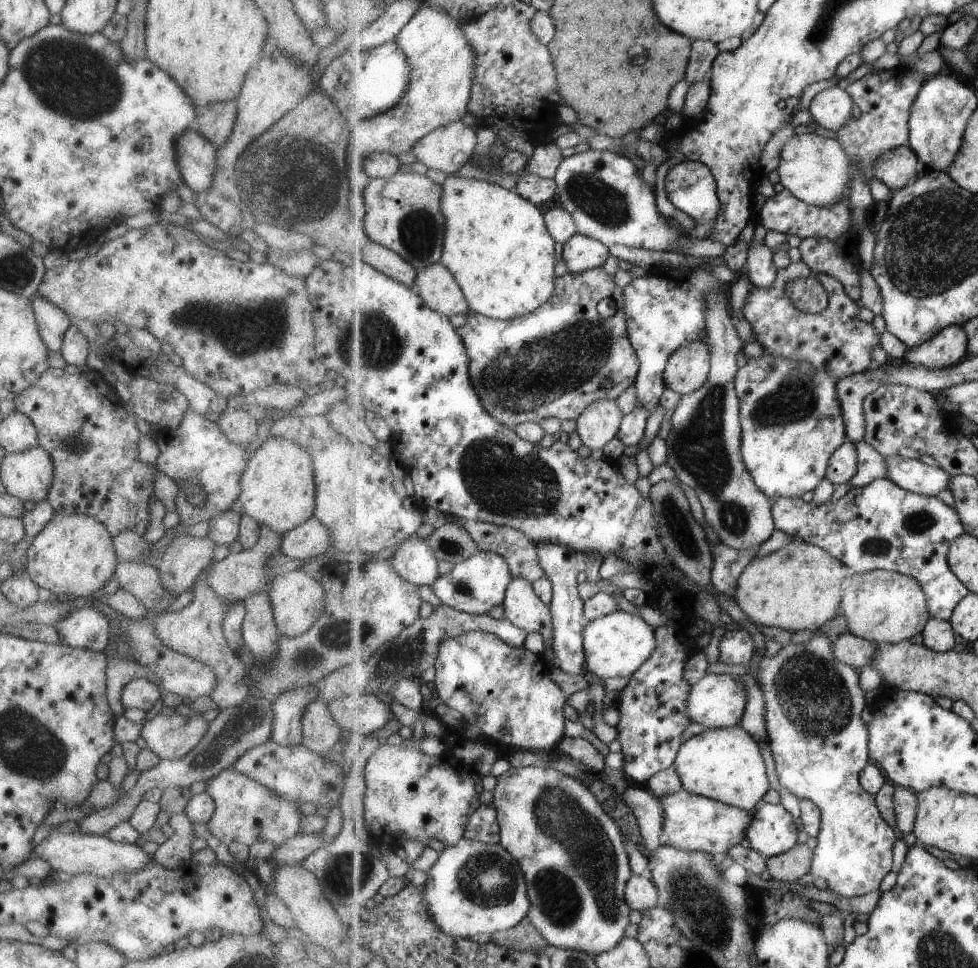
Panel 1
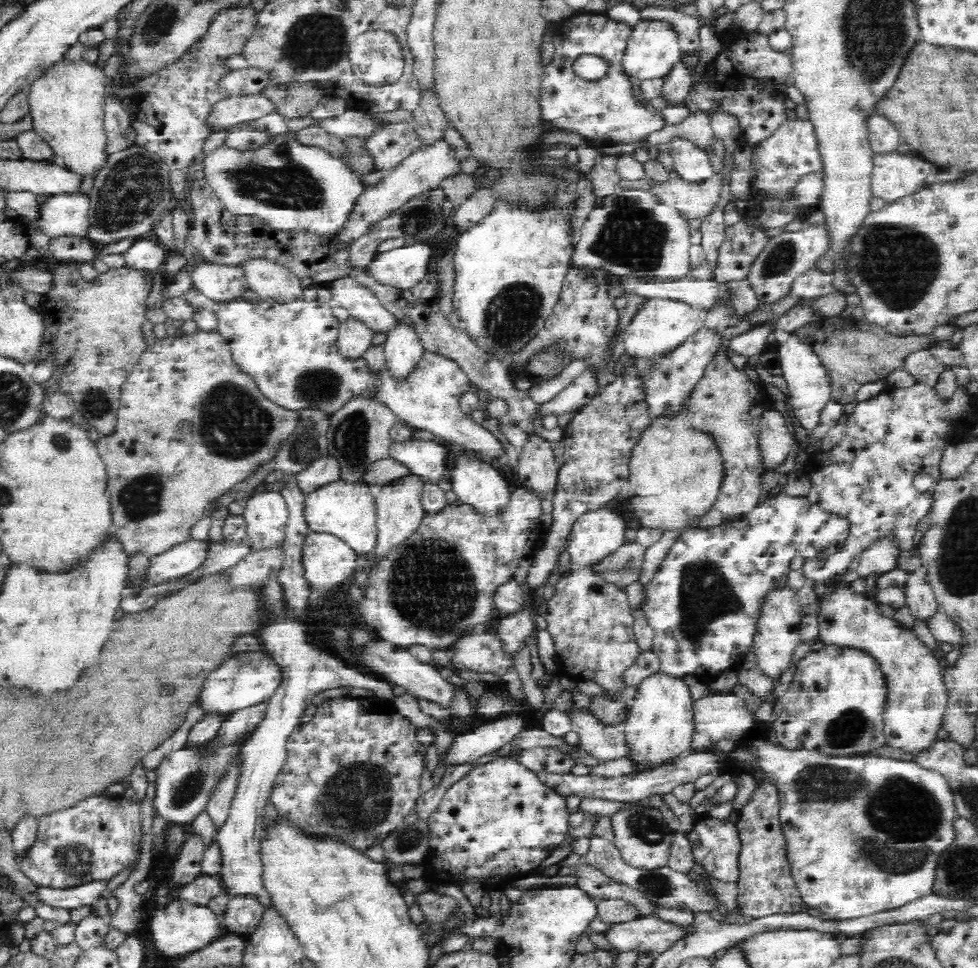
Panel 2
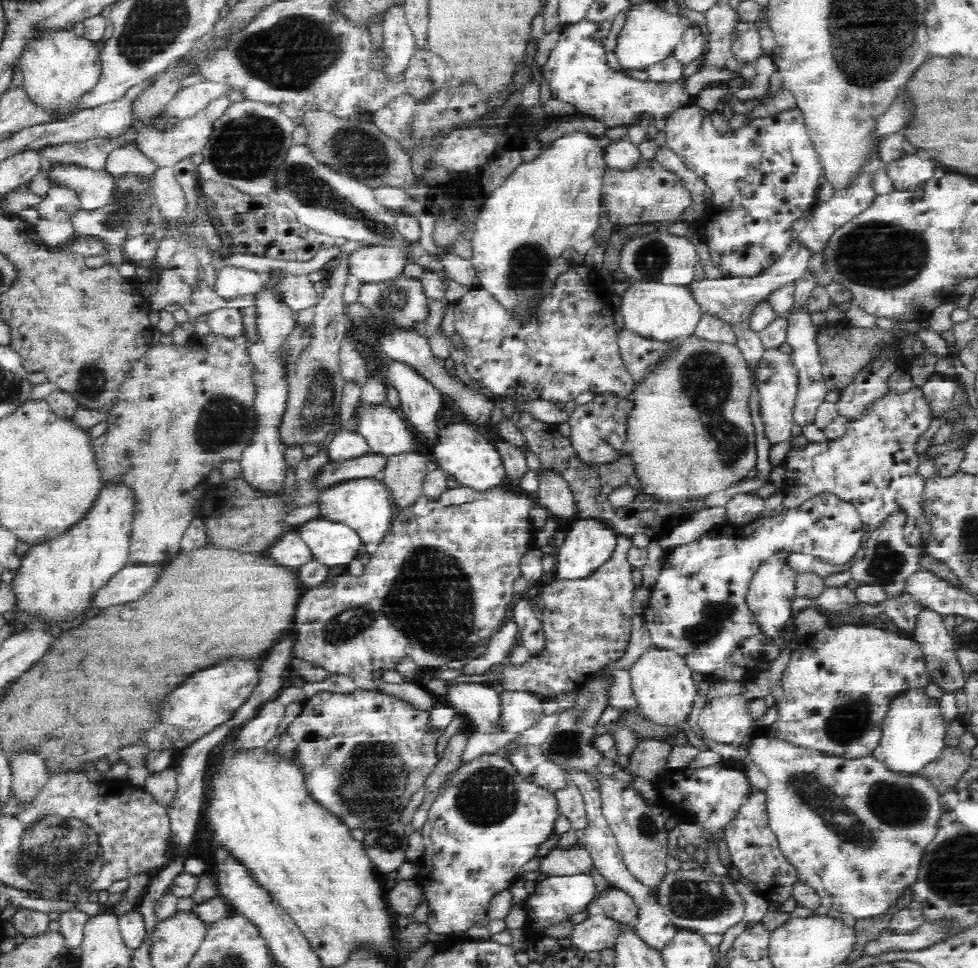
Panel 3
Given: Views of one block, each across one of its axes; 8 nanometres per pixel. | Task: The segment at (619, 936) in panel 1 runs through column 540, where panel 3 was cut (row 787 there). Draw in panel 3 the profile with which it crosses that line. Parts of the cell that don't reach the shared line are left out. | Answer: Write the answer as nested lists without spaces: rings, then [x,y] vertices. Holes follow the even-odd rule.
[[[766,732],[756,736],[749,746],[747,759],[753,761],[760,772],[768,778],[769,783],[765,789],[767,798],[767,815],[769,825],[778,839],[778,845],[782,853],[797,871],[797,876],[806,881],[808,885],[814,887],[814,891],[820,895],[822,906],[827,910],[838,910],[841,913],[852,914],[856,920],[871,919],[874,916],[884,913],[892,906],[916,880],[920,858],[923,850],[930,844],[936,832],[936,820],[940,816],[939,795],[930,788],[930,785],[918,773],[917,774],[896,774],[886,770],[886,767],[878,762],[872,755],[854,760],[844,760],[826,755],[818,750],[805,749],[794,746],[789,742],[778,740]]]

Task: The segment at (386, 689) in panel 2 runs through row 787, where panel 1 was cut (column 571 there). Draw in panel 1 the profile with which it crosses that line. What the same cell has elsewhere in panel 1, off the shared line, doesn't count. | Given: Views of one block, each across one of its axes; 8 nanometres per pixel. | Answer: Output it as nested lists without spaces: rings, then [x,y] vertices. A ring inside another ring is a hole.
[[[577,233],[563,245],[563,260],[573,274],[599,268],[609,258],[608,246],[591,236]]]

